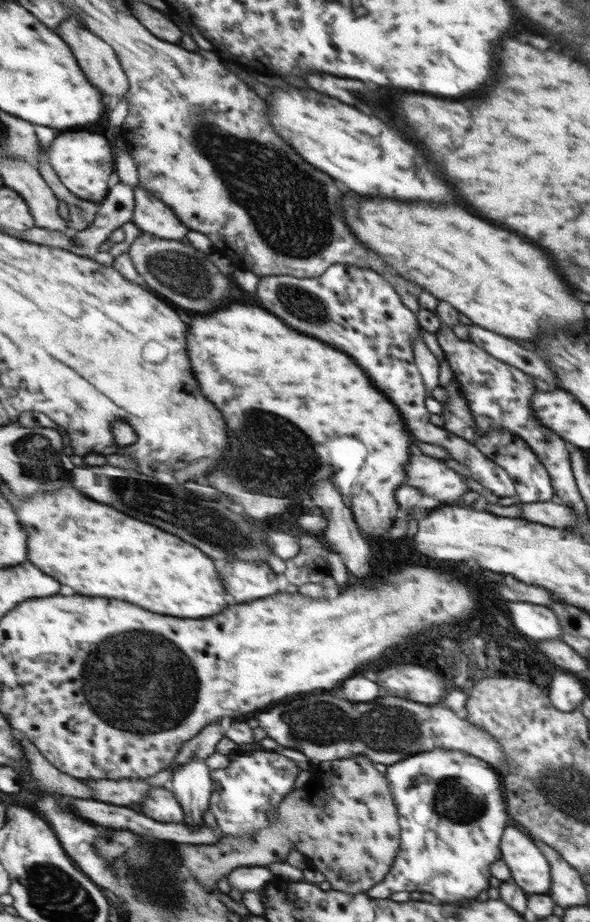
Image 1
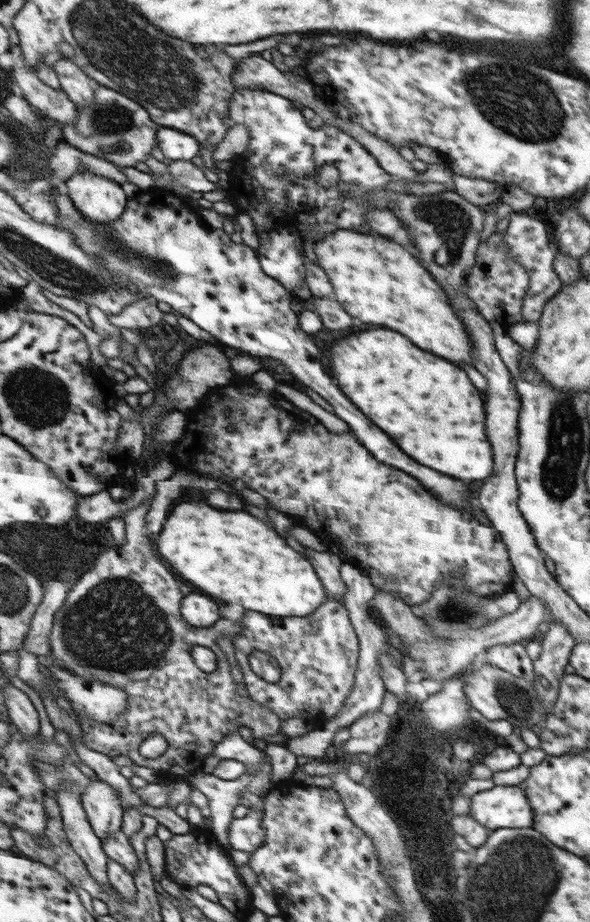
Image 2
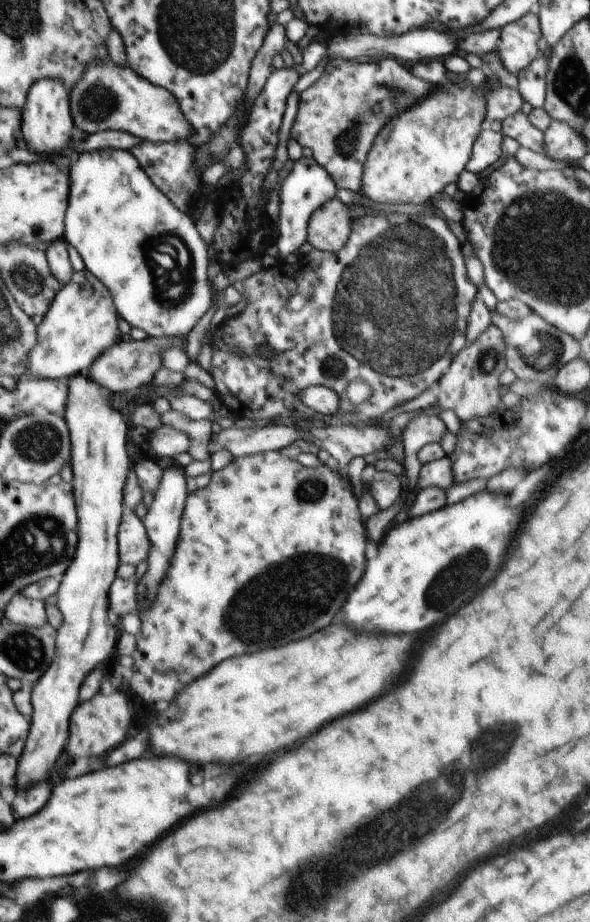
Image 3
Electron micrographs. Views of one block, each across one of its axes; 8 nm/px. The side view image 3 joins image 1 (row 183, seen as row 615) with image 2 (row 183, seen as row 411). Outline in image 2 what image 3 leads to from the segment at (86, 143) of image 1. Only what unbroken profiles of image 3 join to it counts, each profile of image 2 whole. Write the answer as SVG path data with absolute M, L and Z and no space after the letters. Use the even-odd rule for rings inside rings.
M81 170L66 182L73 204L93 222L115 222L127 210L129 198L121 184L89 170Z

